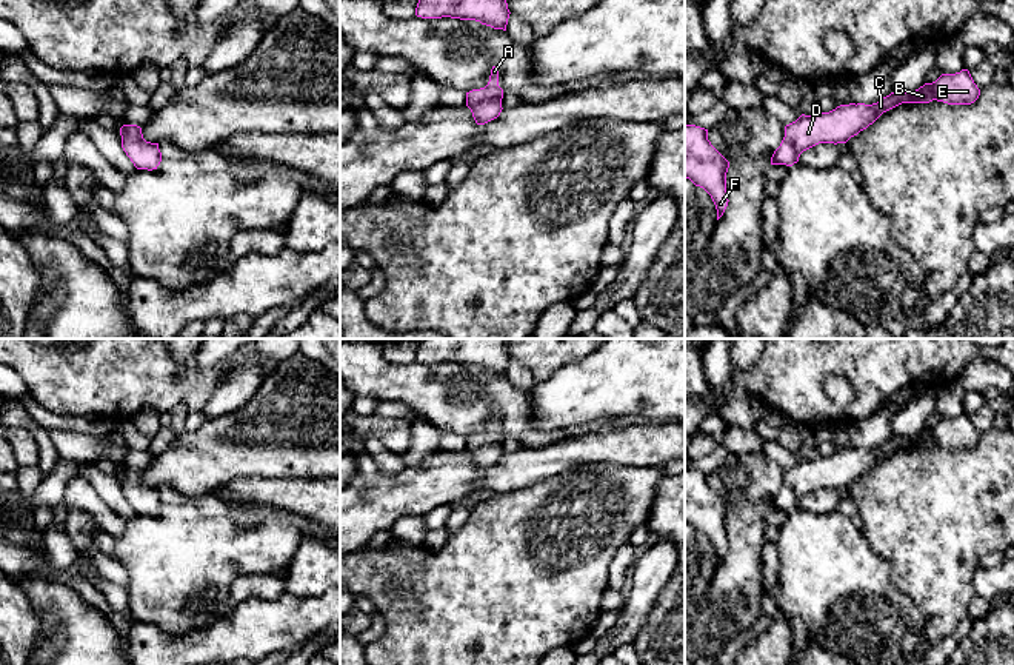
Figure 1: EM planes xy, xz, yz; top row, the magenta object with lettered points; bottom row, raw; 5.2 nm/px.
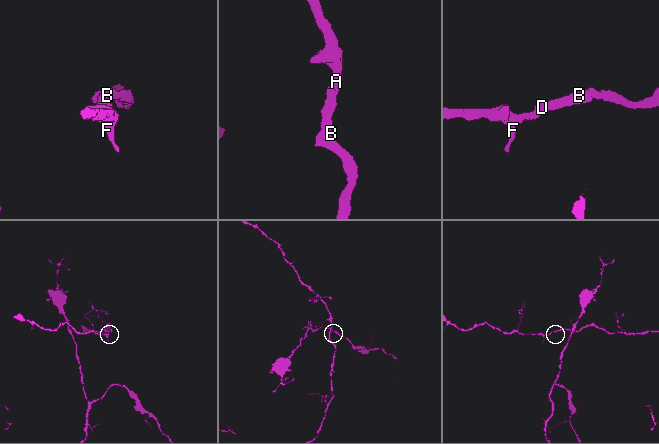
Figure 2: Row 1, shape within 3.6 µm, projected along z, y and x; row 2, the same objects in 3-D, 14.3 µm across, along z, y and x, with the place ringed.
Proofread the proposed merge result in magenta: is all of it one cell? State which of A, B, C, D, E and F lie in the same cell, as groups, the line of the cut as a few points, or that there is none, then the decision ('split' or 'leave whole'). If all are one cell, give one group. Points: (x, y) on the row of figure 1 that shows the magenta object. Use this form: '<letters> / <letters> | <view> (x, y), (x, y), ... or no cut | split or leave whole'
A B C D E F | no cut | leave whole

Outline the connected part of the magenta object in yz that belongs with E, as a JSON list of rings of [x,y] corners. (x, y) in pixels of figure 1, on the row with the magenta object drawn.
[[[962,69],[956,74],[942,74],[936,82],[925,83],[916,91],[908,92],[891,92],[877,103],[849,103],[840,105],[829,112],[819,112],[816,115],[802,114],[796,122],[785,126],[785,137],[780,146],[774,151],[771,157],[771,165],[786,165],[792,166],[799,162],[803,151],[819,145],[819,143],[846,143],[851,137],[857,135],[860,131],[872,125],[883,112],[902,105],[902,103],[929,103],[932,100],[943,102],[948,105],[971,105],[980,95],[980,89],[974,83],[968,69]]]

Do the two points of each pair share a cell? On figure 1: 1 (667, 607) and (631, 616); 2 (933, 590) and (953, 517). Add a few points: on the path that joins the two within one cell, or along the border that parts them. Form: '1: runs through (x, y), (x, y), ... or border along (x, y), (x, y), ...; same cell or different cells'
1: border along (668, 581), (657, 594), (647, 621), (631, 641); different cells
2: runs through (934, 571), (934, 536); same cell

